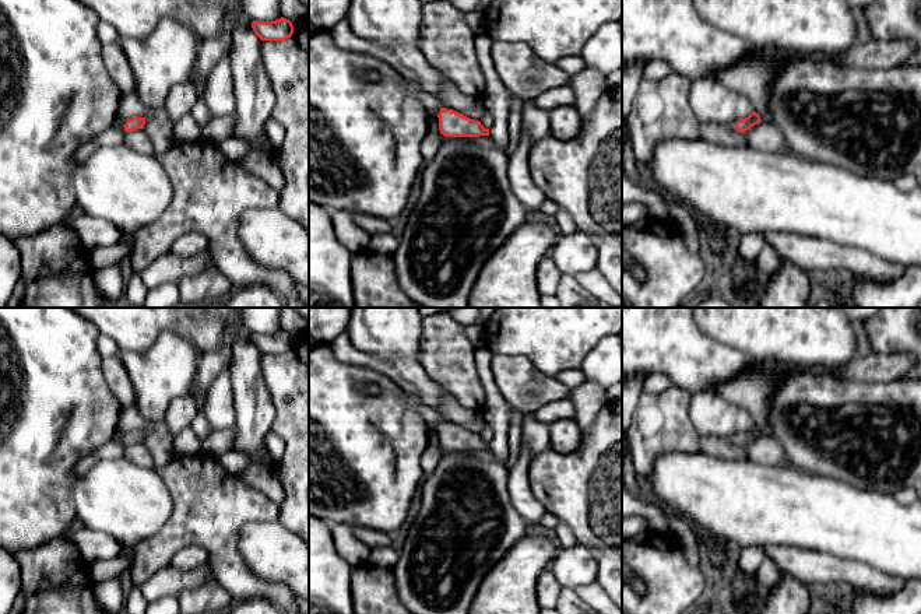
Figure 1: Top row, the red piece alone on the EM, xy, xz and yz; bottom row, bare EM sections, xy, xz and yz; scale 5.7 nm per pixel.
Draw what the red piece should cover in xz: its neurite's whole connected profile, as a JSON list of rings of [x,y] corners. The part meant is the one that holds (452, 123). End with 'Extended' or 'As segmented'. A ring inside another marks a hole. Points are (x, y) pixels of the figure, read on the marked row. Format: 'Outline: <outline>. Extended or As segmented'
Outline: [[[414,90],[429,115],[435,115],[439,120],[439,130],[446,137],[478,137],[489,136],[479,120],[470,119],[453,109],[443,108],[440,101],[423,90]]]. Extended

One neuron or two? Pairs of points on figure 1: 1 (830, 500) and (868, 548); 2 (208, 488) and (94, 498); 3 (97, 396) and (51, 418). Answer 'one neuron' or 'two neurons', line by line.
1: one neuron
2: two neurons
3: one neuron

